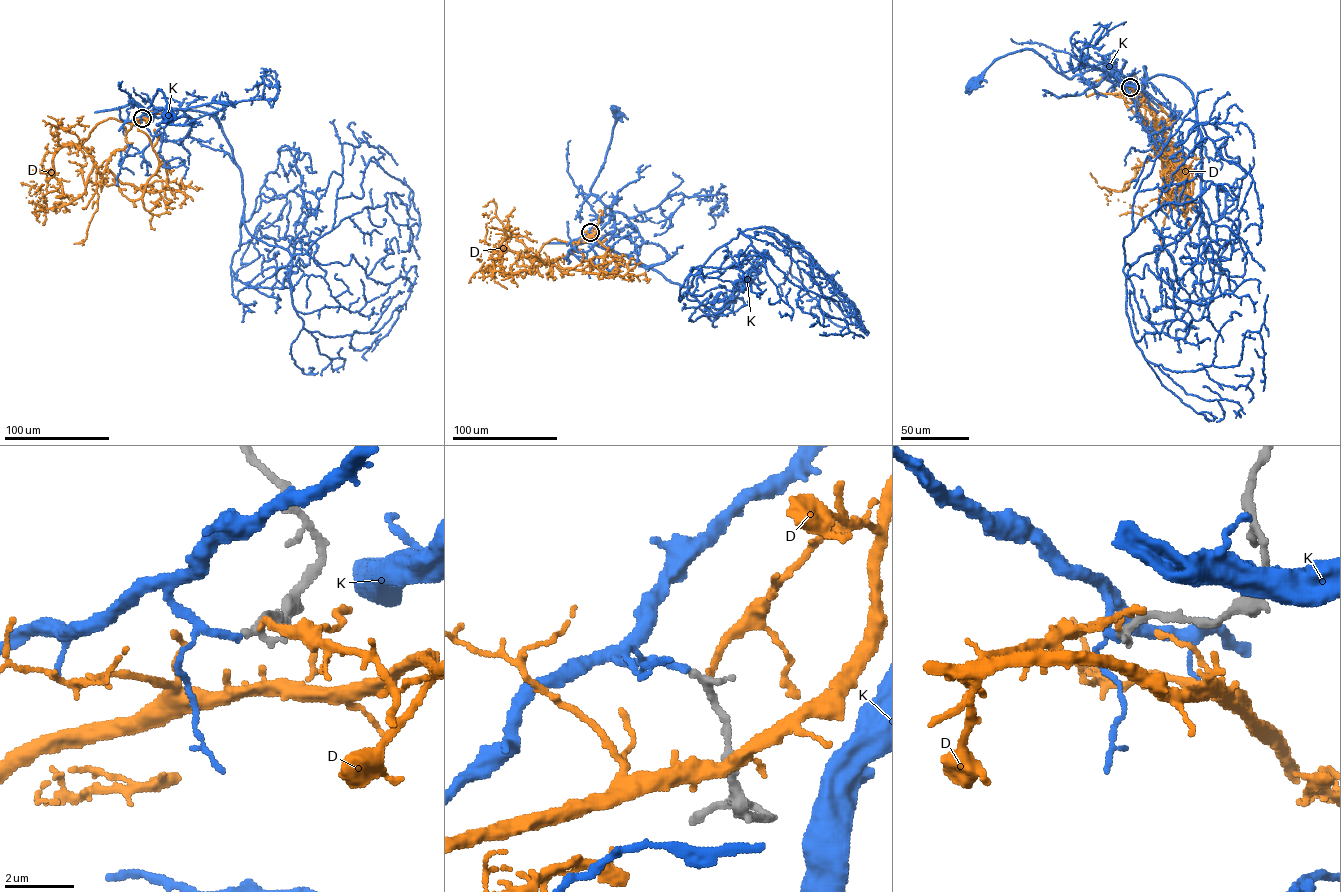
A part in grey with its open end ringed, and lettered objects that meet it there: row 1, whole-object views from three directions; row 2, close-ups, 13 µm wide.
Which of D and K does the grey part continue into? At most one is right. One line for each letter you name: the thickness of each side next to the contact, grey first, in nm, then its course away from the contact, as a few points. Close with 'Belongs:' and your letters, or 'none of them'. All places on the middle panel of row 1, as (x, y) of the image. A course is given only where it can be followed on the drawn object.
K: 190/200 nm | via (590, 232), (611, 212), (590, 188), (605, 161), (615, 110)
Belongs: K

